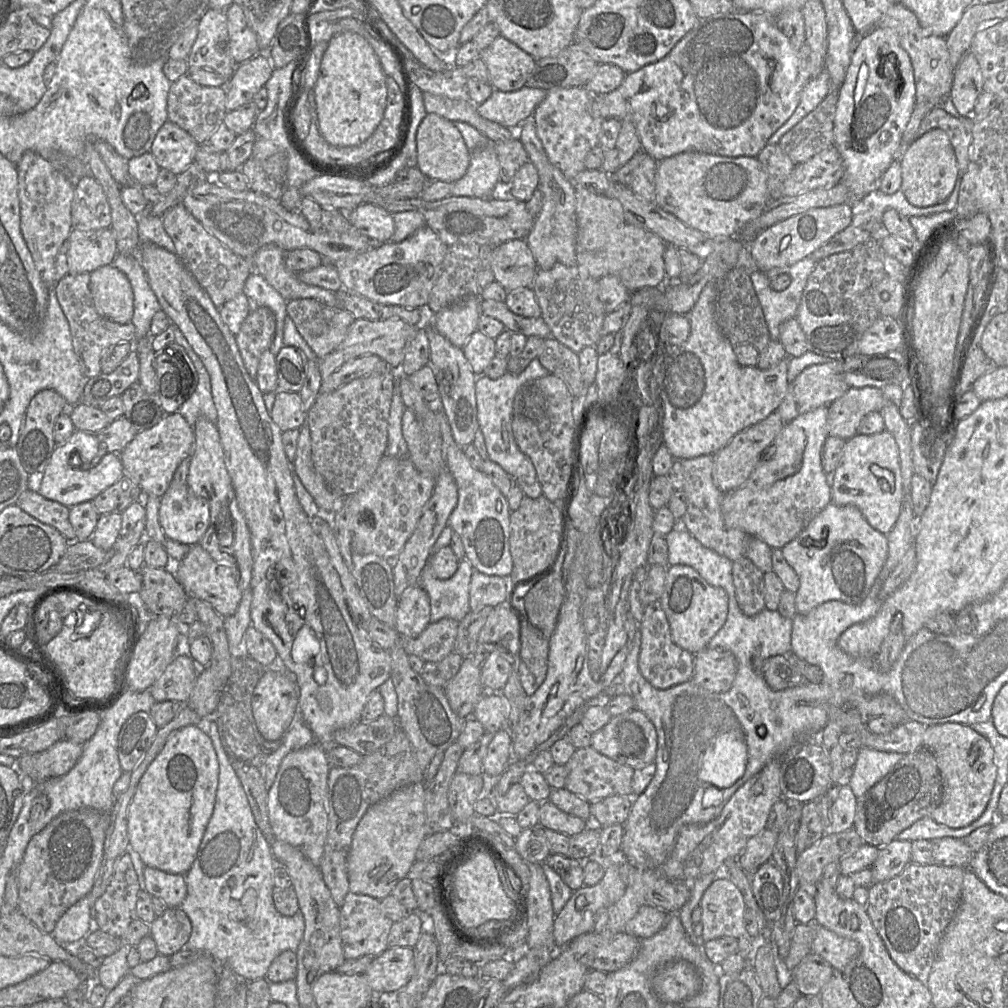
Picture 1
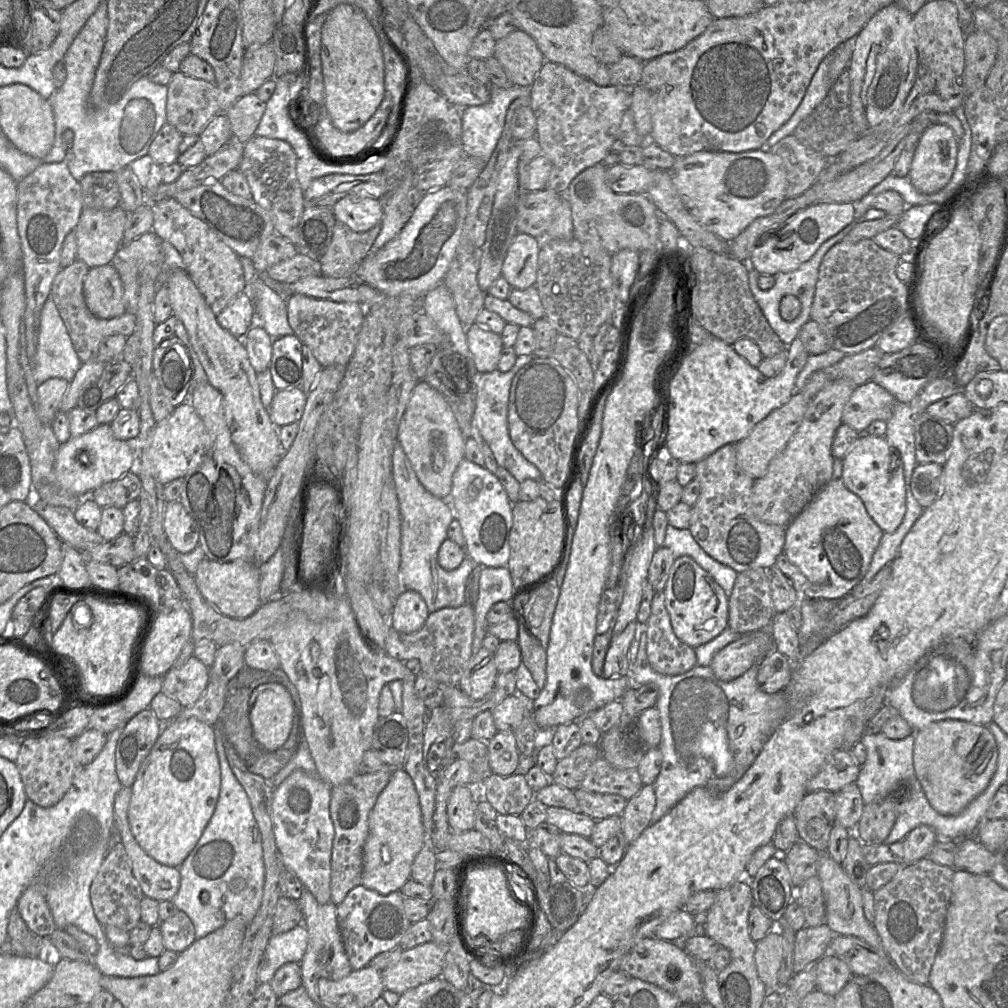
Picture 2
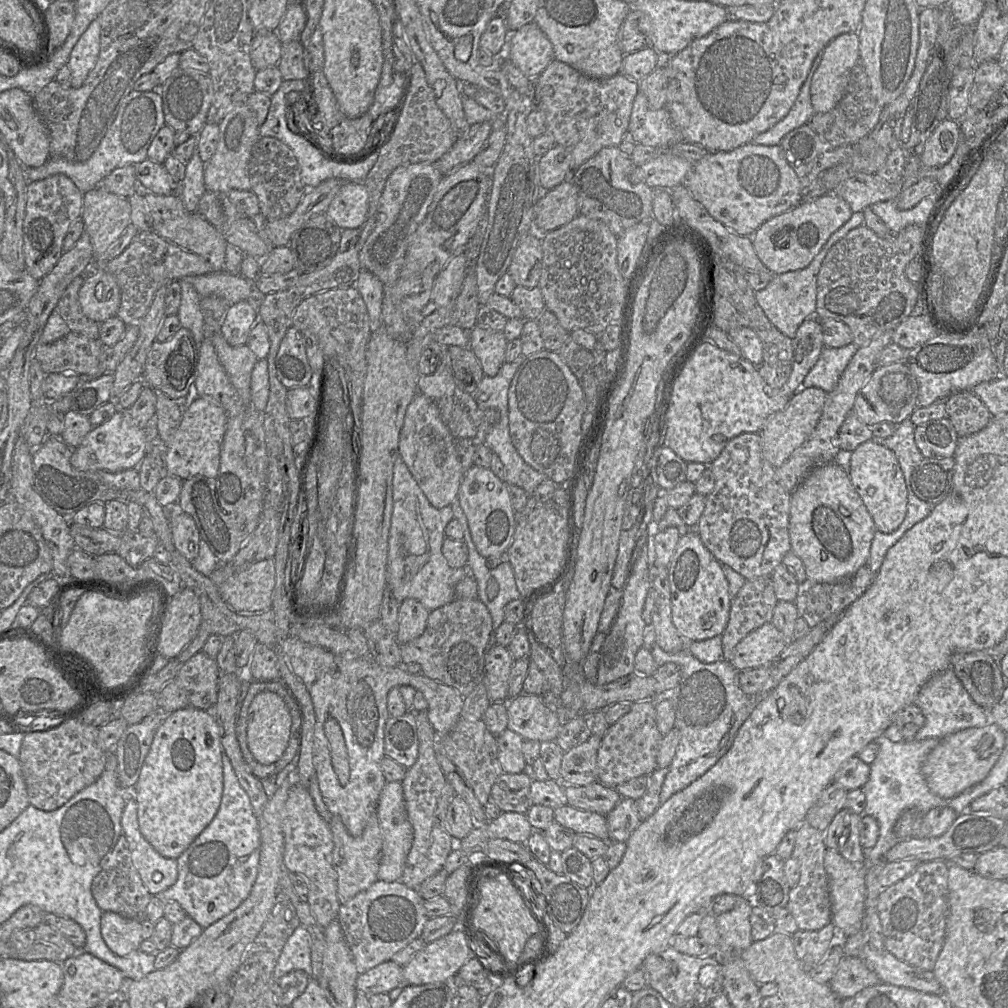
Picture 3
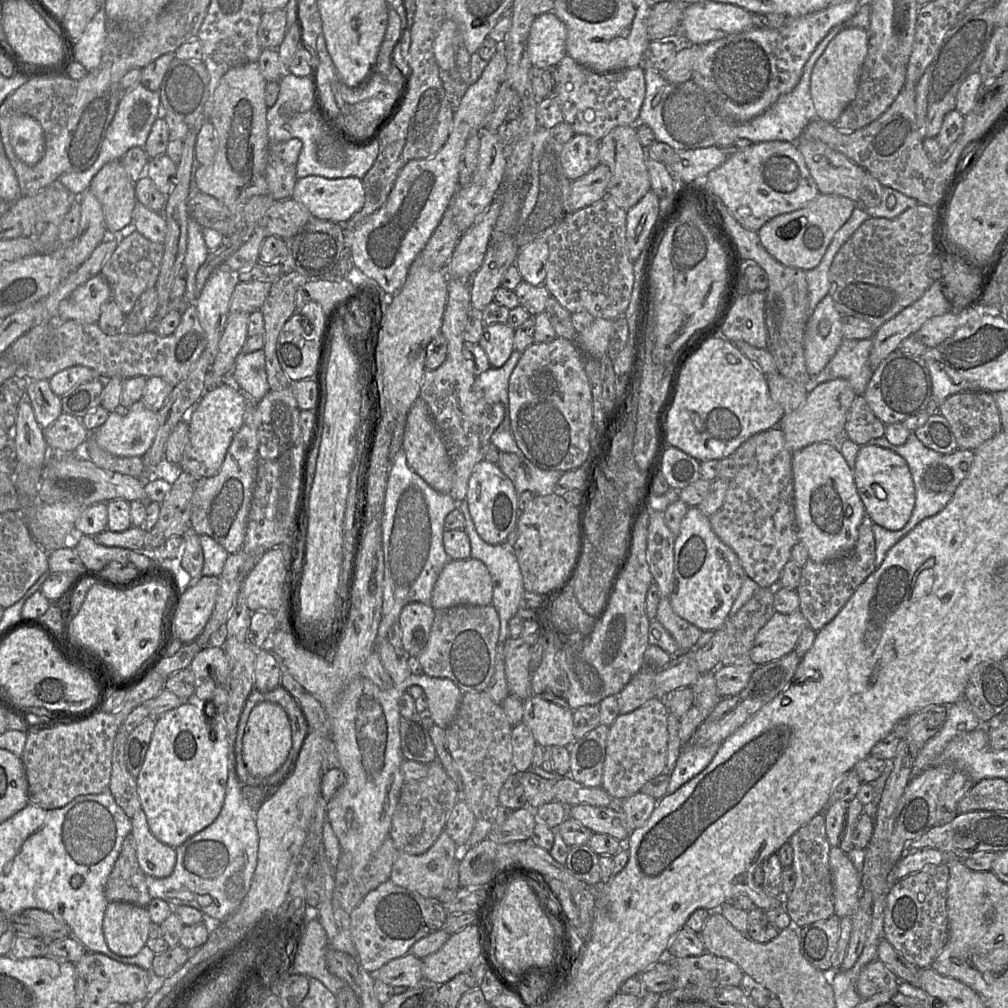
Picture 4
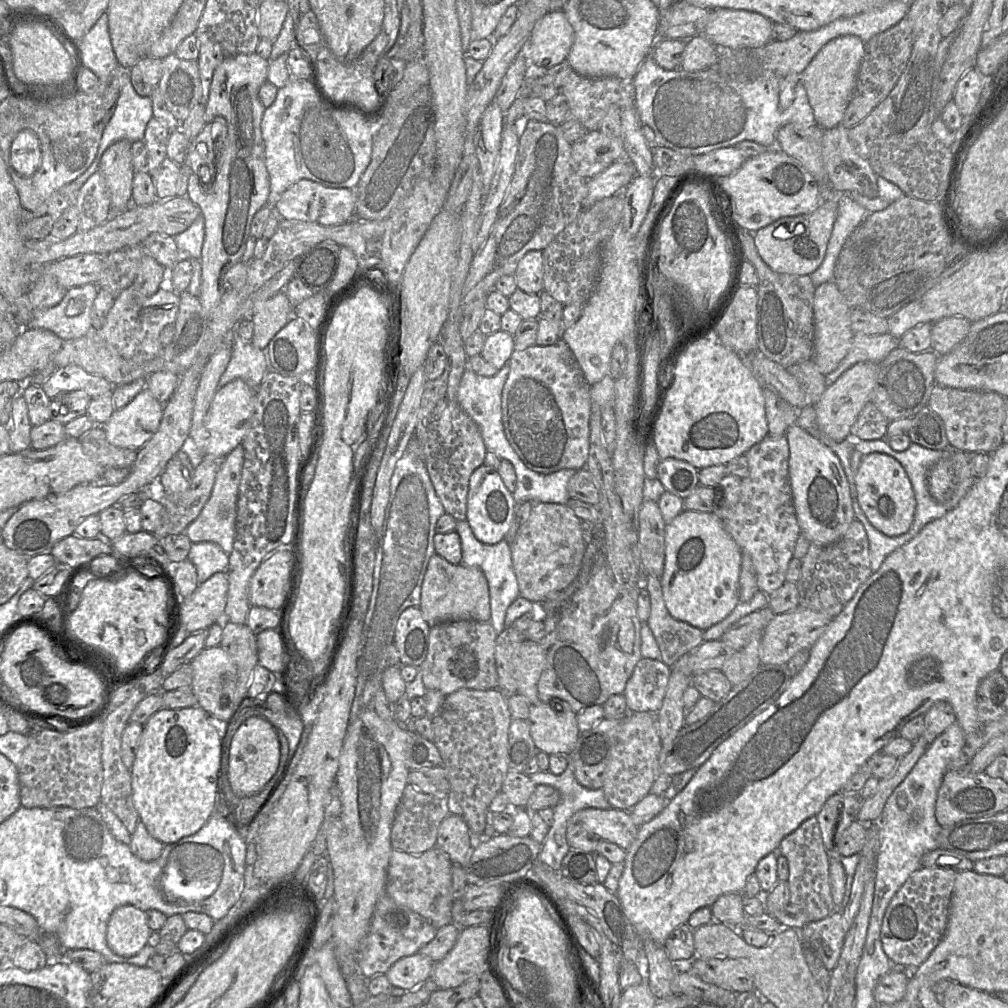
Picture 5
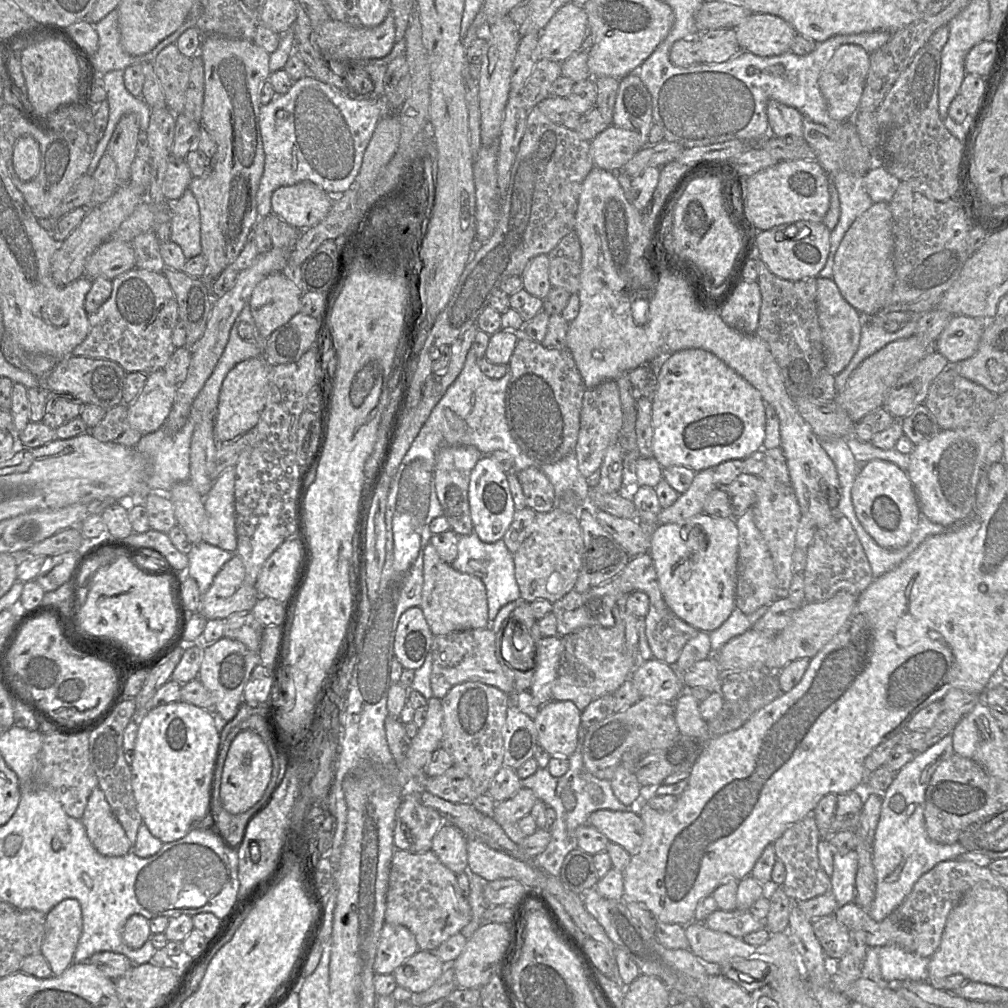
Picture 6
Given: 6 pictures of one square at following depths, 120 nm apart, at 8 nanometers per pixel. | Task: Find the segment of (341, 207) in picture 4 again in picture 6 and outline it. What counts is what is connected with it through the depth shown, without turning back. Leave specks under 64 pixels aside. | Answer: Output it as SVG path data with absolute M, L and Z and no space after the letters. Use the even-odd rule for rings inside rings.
M310 181L281 186L272 194L271 213L304 231L319 224L328 215L334 198Z

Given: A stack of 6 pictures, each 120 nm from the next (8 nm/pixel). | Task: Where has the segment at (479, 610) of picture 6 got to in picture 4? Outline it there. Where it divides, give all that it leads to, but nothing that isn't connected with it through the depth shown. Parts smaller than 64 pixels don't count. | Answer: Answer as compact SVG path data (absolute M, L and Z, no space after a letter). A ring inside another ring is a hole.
M468 558L449 561L440 572L431 595L434 610L458 605L490 605L492 580L485 564Z

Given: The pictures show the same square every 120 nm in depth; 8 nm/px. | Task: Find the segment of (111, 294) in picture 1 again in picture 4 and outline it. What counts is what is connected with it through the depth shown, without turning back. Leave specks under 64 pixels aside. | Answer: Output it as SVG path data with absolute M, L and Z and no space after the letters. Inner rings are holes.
M100 274L90 278L63 299L58 308L60 322L97 323L102 307L111 299L108 282Z

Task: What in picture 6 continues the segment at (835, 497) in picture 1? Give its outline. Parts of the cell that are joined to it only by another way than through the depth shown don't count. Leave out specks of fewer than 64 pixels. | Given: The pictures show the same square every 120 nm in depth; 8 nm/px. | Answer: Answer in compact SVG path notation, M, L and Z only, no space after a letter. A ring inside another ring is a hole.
M884 460L868 461L858 472L852 490L856 516L865 531L883 548L902 548L915 531L920 509L907 473L896 464Z

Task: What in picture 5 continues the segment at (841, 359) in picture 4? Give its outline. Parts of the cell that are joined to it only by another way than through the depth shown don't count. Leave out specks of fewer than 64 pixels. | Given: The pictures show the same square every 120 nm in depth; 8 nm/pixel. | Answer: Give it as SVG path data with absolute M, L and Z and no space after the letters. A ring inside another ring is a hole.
M855 333L850 349L837 368L825 375L826 386L832 385L847 369L859 362L879 364L892 350L899 347L899 338L889 333L866 335Z

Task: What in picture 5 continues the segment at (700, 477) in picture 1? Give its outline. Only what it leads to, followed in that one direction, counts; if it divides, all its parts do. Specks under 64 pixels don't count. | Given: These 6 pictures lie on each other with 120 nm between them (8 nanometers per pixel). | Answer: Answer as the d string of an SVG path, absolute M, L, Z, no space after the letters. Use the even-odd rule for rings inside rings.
M785 435L766 436L745 454L749 474L742 478L740 498L724 526L742 552L750 555L759 590L770 596L785 582L788 565L801 534L789 481L789 446Z

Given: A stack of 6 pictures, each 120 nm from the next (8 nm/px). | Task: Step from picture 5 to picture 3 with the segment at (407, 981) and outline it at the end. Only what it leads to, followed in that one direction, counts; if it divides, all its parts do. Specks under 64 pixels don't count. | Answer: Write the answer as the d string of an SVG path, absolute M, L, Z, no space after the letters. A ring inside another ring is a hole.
M388 960L365 973L359 974L356 979L356 990L367 996L379 993L388 993L397 987L405 987L403 966Z

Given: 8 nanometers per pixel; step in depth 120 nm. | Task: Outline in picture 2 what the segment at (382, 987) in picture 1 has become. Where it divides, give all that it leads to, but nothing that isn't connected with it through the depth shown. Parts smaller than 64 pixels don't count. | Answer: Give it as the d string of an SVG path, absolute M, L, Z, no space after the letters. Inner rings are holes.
M429 941L403 950L400 959L381 971L385 989L403 994L442 976L442 966L449 945Z

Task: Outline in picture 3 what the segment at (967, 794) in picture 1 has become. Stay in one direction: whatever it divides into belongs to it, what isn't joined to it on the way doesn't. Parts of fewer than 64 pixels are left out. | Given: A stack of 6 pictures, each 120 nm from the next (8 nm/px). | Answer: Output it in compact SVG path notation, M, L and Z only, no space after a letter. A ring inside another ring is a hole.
M995 723L967 728L943 737L926 756L922 774L932 793L951 799L981 782L990 772L1005 745L1005 732Z

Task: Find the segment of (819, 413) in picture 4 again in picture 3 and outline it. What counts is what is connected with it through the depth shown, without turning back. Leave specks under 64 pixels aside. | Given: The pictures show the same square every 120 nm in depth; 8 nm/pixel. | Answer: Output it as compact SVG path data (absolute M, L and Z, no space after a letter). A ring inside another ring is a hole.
M817 387L800 388L759 432L762 454L774 468L781 466L811 435L821 417L826 396L827 393Z

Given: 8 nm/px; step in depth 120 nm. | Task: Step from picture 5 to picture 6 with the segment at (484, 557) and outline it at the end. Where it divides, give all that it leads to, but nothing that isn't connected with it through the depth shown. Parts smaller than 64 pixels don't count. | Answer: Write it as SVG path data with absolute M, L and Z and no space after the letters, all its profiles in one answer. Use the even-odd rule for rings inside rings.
M475 532L458 537L458 556L451 566L459 572L479 577L485 587L488 603L489 625L496 618L499 610L506 604L521 598L520 589L515 578L513 554L503 539L494 543L485 543Z

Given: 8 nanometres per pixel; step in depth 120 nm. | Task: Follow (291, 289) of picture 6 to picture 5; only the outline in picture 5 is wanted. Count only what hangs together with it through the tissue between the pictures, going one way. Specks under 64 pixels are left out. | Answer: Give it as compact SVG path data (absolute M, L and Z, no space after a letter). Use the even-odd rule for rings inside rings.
M285 291L256 303L250 317L254 325L252 344L265 349L275 334L295 318L294 306Z

